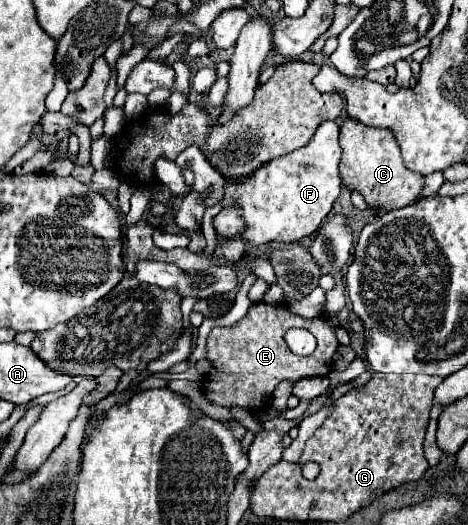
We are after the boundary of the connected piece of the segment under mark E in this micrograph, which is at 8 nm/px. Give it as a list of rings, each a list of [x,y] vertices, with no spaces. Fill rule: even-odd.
[[[253,303],[247,315],[235,323],[233,327],[215,327],[207,339],[207,359],[213,365],[211,379],[205,379],[205,395],[209,401],[219,403],[223,407],[239,405],[249,411],[267,409],[269,397],[273,389],[289,379],[299,381],[307,377],[325,377],[331,371],[333,353],[337,351],[339,341],[335,337],[335,329],[329,321],[319,315],[313,319],[303,319],[293,313],[285,303]],[[289,327],[305,327],[317,339],[317,349],[313,355],[301,357],[295,355],[283,339],[283,333]]]

